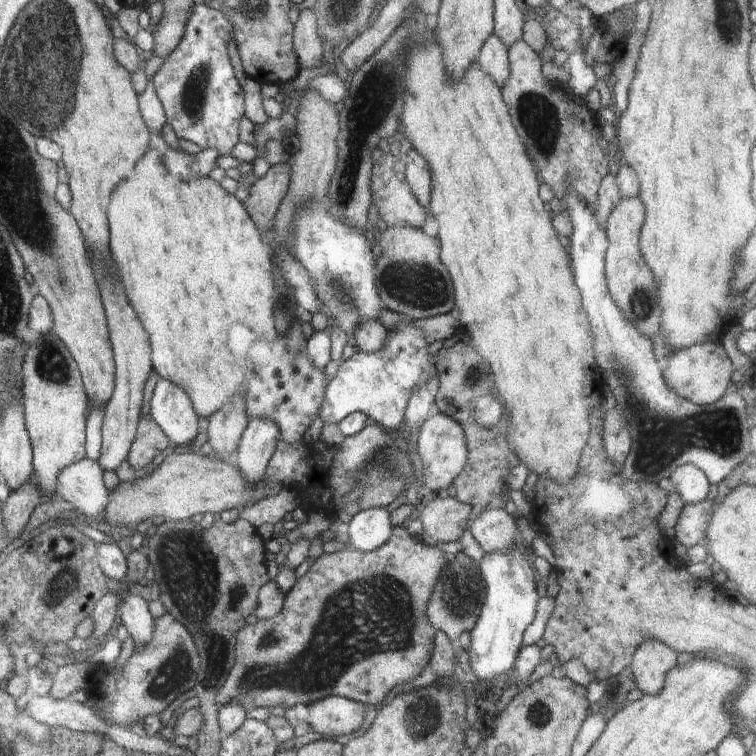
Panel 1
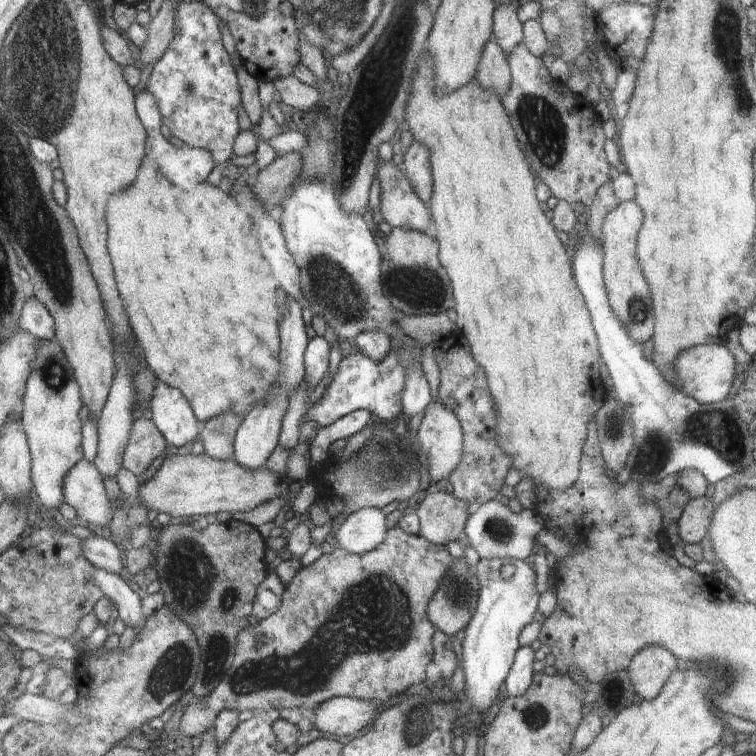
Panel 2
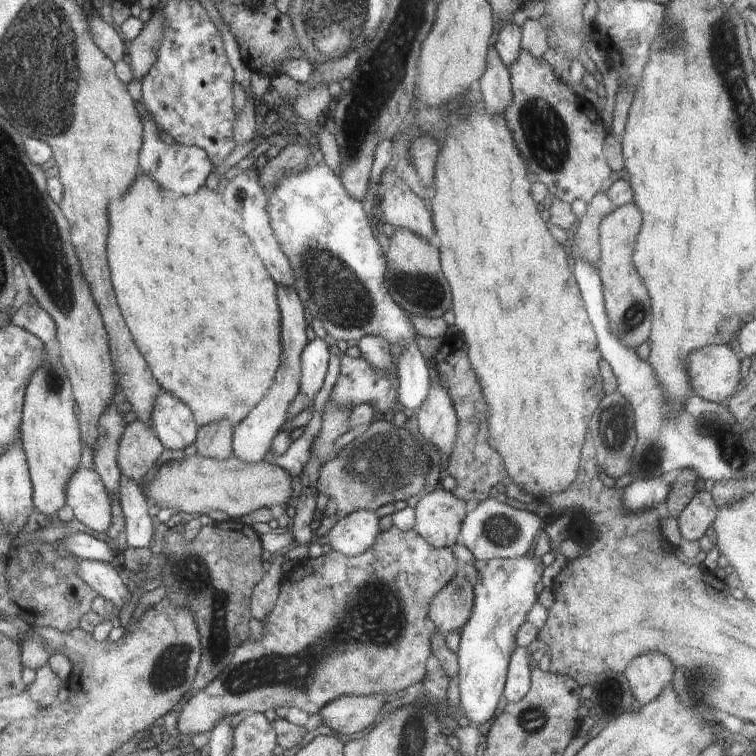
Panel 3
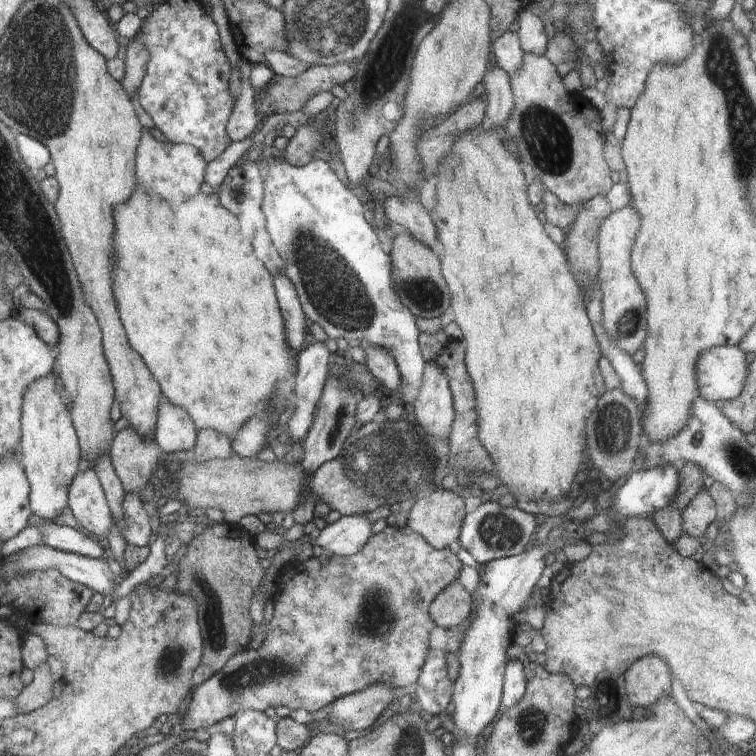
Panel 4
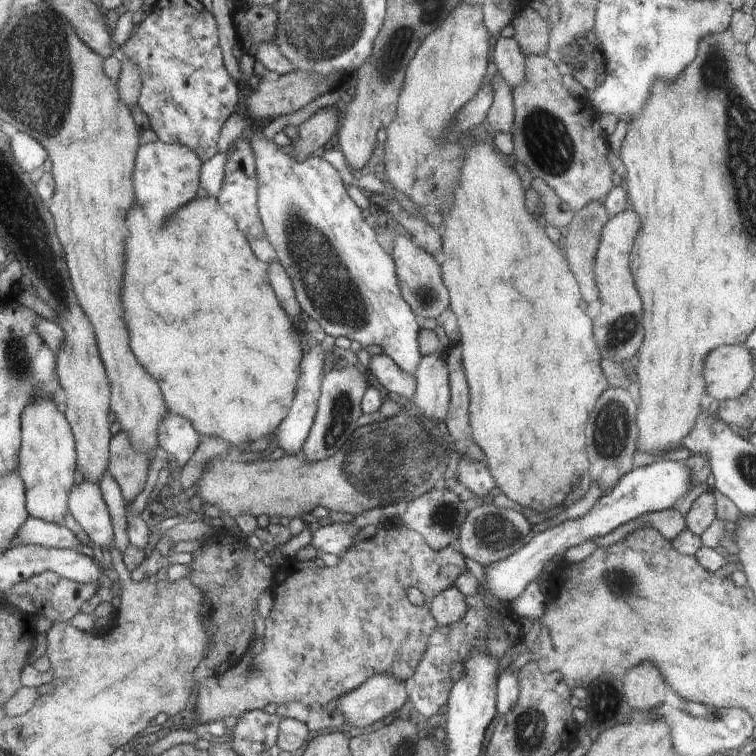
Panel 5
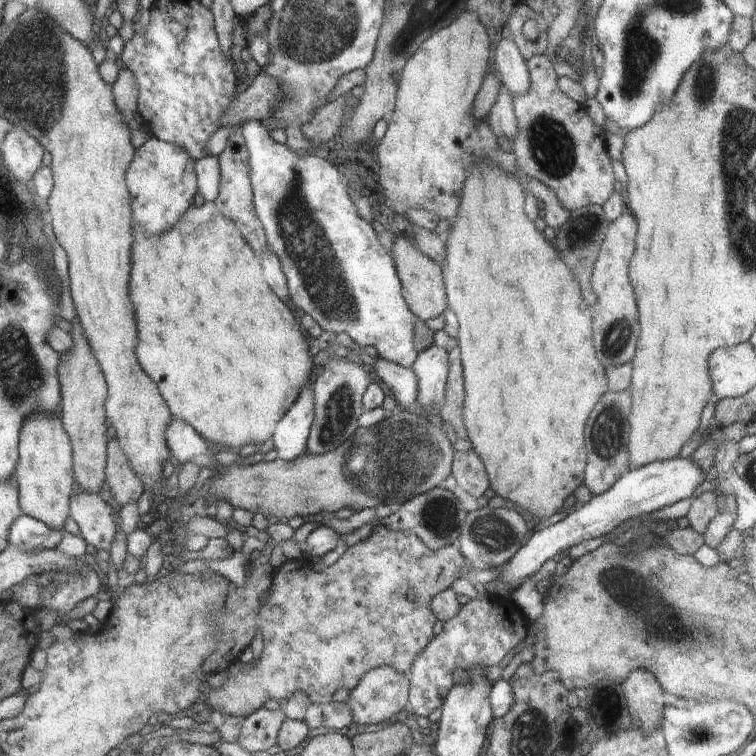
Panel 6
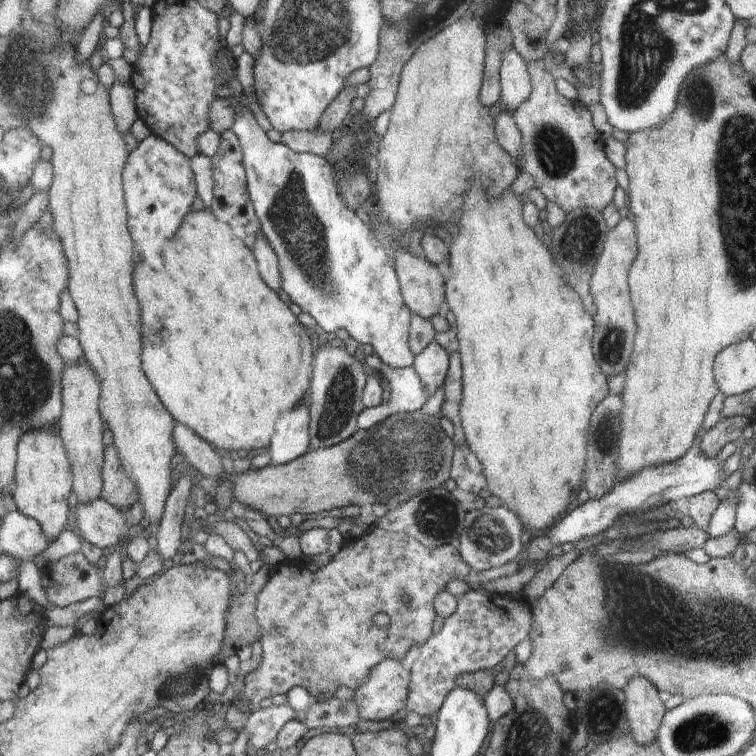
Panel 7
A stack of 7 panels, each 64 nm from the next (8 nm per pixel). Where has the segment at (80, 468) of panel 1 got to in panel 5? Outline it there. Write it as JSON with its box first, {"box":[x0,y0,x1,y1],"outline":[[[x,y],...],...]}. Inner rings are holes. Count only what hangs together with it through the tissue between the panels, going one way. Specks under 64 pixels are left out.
{"box":[70,478,114,550],"outline":[[[85,478],[74,487],[70,510],[86,530],[86,538],[94,546],[107,550],[114,544],[114,519],[100,483]]]}

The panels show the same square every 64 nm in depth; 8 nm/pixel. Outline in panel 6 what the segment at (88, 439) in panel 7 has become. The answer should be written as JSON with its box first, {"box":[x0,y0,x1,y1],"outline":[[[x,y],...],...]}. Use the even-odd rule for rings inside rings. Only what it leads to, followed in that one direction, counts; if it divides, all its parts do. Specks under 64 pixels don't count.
{"box":[61,315,110,493],"outline":[[[77,315],[72,324],[72,336],[76,340],[74,348],[68,354],[62,355],[61,381],[63,386],[62,416],[66,430],[70,432],[74,444],[74,456],[76,456],[76,476],[81,489],[86,492],[103,493],[104,486],[108,482],[107,466],[109,463],[108,440],[108,412],[106,404],[110,398],[110,388],[106,374],[102,370],[102,364],[98,356],[94,354],[94,348],[84,334],[82,320]]]}

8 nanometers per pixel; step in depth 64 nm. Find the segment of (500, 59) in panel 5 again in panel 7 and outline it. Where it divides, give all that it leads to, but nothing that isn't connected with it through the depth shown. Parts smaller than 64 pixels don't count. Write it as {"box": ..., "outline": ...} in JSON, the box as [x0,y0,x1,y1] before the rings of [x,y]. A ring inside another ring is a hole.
{"box":[498,46,532,114],"outline":[[[510,46],[502,54],[499,78],[501,95],[498,104],[502,104],[506,112],[513,114],[522,102],[528,100],[532,90],[527,63],[522,60],[514,46]]]}

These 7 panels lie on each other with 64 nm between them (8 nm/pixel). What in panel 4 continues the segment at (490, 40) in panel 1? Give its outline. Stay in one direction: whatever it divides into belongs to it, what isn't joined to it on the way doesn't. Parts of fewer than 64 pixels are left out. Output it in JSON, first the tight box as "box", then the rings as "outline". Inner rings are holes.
{"box":[482,64,514,128],"outline":[[[494,64],[482,82],[485,86],[486,121],[494,128],[501,128],[514,108],[511,77]]]}

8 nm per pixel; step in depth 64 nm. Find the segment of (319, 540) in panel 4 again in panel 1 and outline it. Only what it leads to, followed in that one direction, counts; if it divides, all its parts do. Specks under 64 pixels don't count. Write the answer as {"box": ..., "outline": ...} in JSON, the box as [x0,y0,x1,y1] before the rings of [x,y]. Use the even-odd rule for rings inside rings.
{"box":[350,508,392,551],"outline":[[[368,508],[354,514],[350,520],[351,548],[362,551],[371,551],[386,544],[392,536],[390,514],[386,508]]]}

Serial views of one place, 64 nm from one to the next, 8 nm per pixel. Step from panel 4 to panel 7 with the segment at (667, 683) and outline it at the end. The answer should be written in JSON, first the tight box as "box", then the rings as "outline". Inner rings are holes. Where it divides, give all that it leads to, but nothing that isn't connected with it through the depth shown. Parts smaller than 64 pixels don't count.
{"box":[623,675,664,746],"outline":[[[635,675],[623,691],[629,732],[636,744],[646,746],[656,738],[664,716],[664,704],[658,696],[657,686],[648,678]]]}

